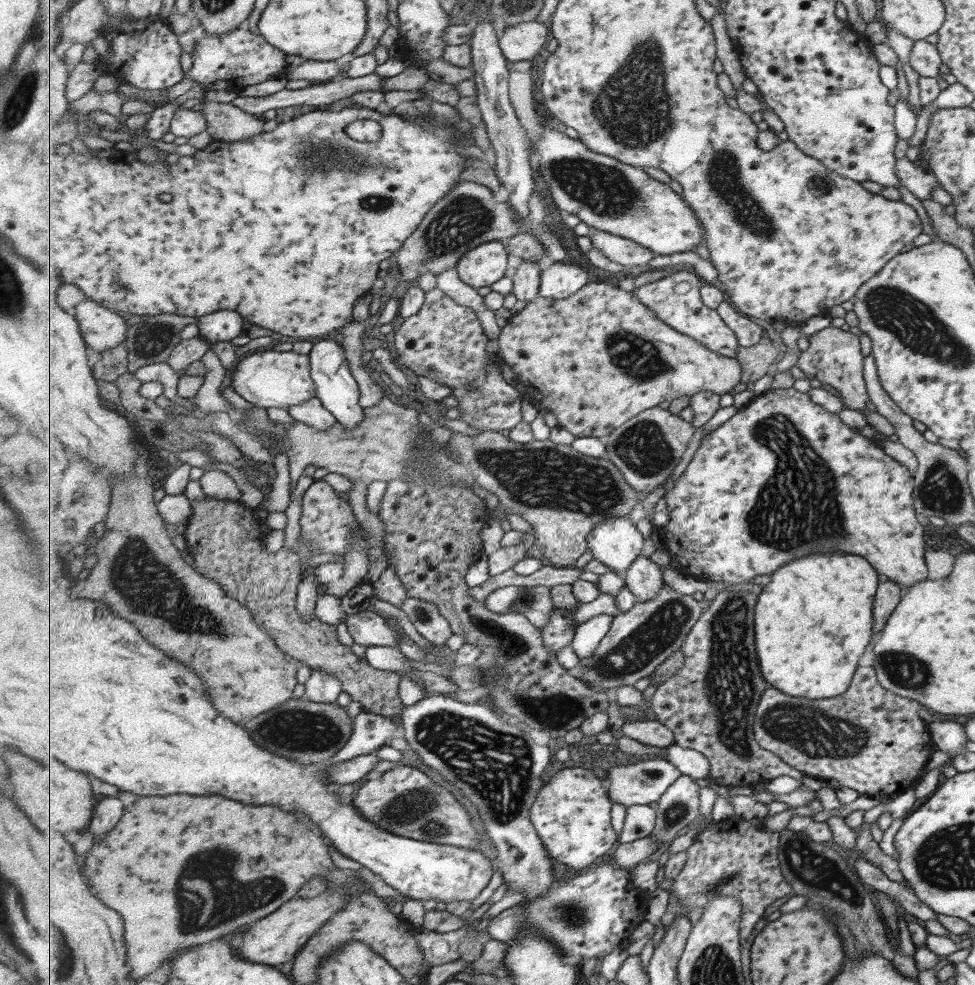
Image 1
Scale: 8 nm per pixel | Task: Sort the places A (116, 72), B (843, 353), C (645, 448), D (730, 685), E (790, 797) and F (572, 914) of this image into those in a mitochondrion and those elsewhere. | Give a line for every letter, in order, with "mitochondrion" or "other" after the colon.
A: other
B: other
C: mitochondrion
D: mitochondrion
E: other
F: mitochondrion

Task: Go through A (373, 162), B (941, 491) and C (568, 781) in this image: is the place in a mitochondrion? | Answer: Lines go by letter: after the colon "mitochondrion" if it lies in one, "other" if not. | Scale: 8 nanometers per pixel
A: mitochondrion
B: mitochondrion
C: other

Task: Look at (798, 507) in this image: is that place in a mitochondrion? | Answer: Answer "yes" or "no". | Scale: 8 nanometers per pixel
yes

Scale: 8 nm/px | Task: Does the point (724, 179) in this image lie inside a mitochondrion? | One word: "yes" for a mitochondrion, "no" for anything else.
yes

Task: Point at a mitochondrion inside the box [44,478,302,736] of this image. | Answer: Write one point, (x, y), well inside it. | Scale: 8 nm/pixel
(149, 588)

